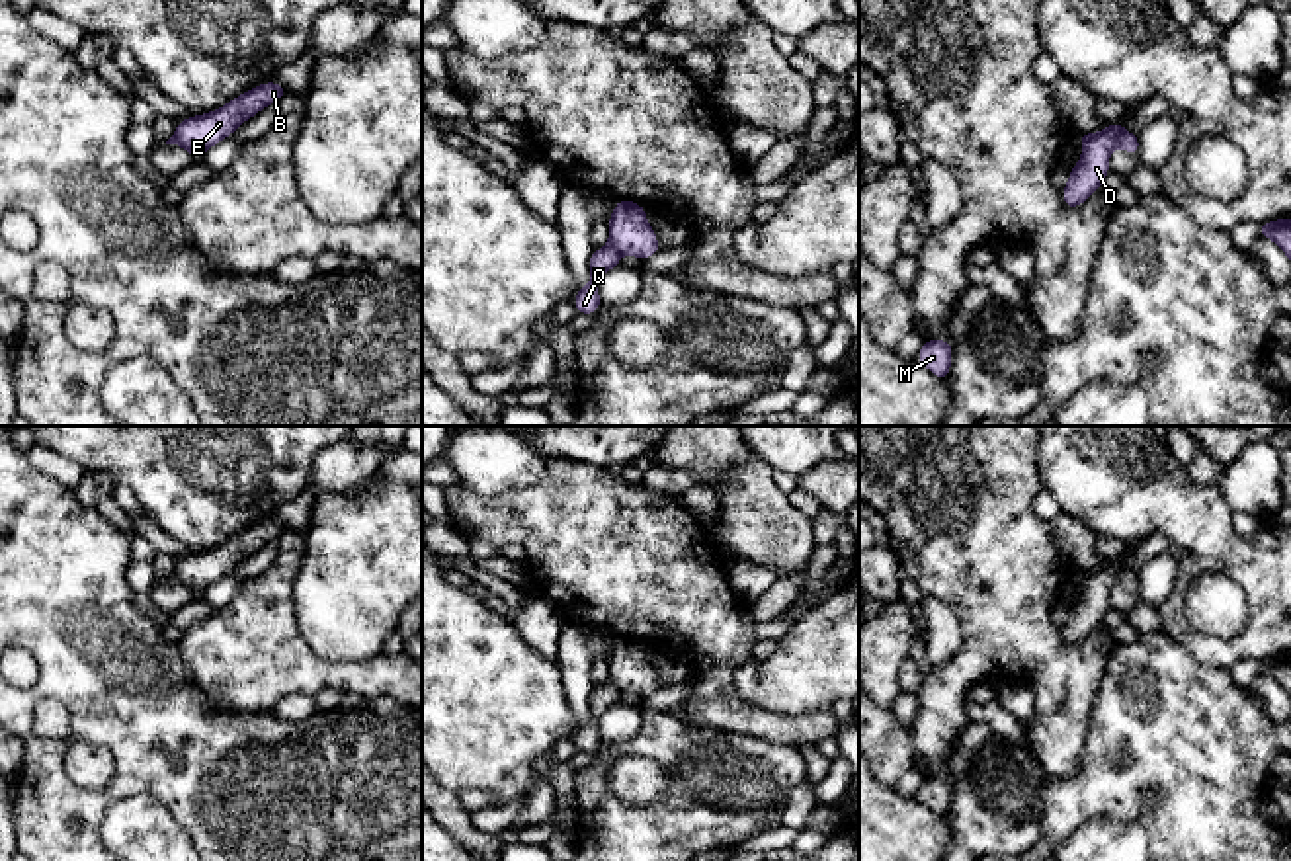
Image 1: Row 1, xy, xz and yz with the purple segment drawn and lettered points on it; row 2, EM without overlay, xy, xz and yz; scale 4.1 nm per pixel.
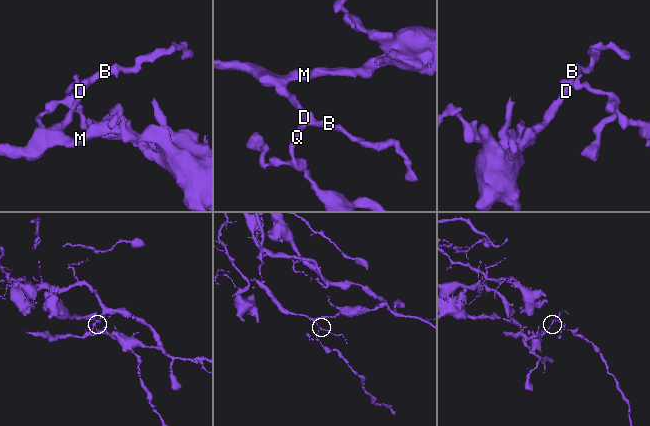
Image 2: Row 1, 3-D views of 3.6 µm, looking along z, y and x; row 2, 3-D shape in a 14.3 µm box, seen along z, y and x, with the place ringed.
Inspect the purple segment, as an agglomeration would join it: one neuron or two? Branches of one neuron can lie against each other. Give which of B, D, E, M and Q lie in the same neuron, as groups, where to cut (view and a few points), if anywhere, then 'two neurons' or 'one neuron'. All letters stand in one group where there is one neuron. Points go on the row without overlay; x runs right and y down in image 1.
B D E M / Q | yz (1124, 567), (1116, 580) | two neurons

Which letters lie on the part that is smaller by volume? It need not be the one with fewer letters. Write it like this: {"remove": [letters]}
{"remove": ["Q"]}

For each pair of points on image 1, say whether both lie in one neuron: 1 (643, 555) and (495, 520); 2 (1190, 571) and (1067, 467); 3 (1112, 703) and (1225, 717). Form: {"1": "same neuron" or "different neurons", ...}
{"1": "same neuron", "2": "same neuron", "3": "same neuron"}

